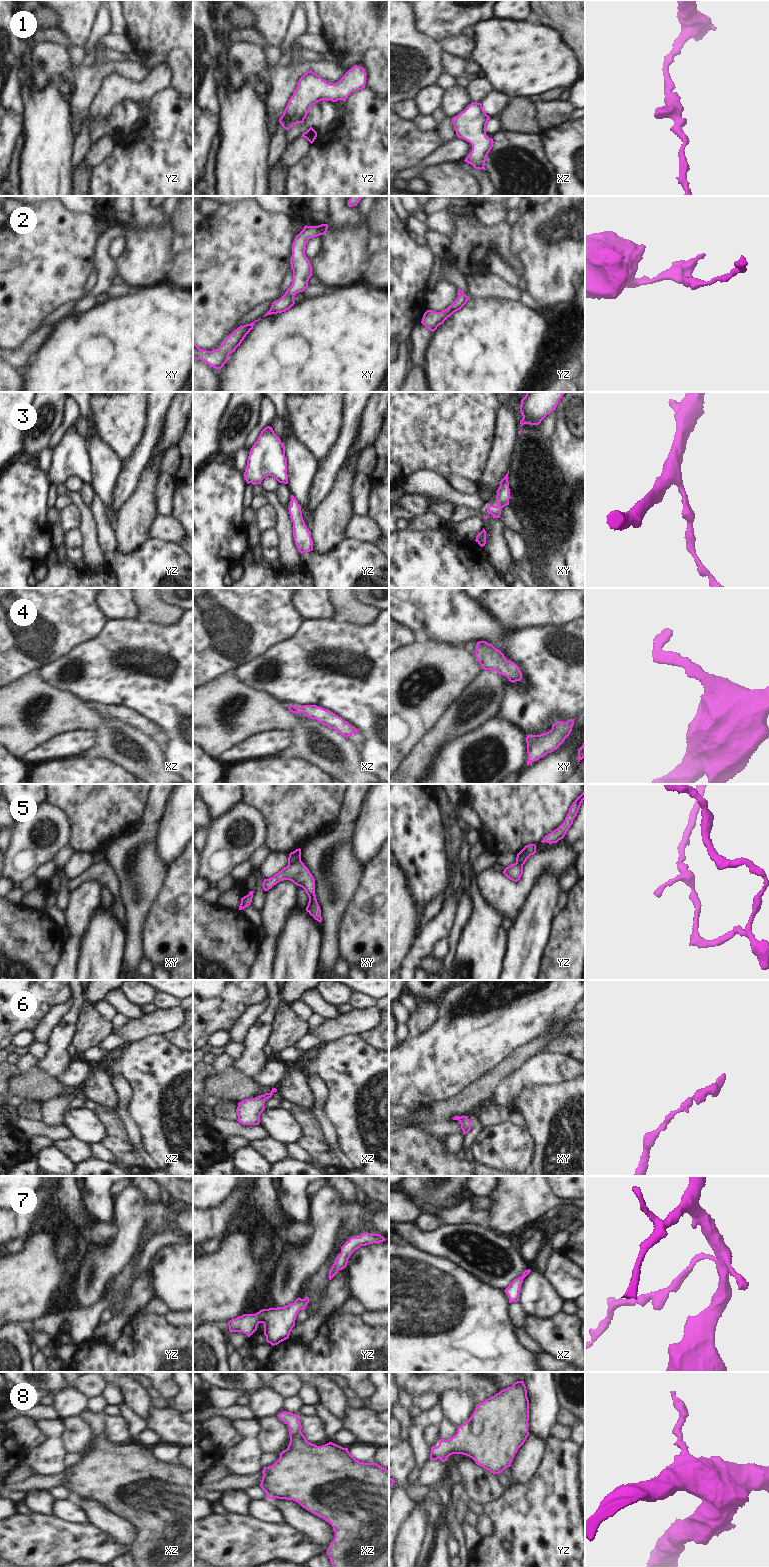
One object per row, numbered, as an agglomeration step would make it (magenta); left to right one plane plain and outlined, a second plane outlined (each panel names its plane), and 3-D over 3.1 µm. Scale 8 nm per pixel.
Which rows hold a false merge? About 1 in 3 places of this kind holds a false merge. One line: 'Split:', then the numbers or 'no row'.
Split: 5

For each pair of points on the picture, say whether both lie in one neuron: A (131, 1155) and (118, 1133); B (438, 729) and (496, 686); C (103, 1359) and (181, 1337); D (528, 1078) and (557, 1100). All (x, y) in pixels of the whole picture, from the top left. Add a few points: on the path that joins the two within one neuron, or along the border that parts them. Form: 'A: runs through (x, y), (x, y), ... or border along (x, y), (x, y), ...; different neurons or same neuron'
A: runs through (126, 1150), (118, 1142), (118, 1138); same neuron
B: runs through (453, 721), (482, 699); same neuron
C: runs through (122, 1359), (133, 1359), (155, 1337), (162, 1337); same neuron
D: border along (561, 1082), (555, 1085), (526, 1086), (516, 1095); different neurons

